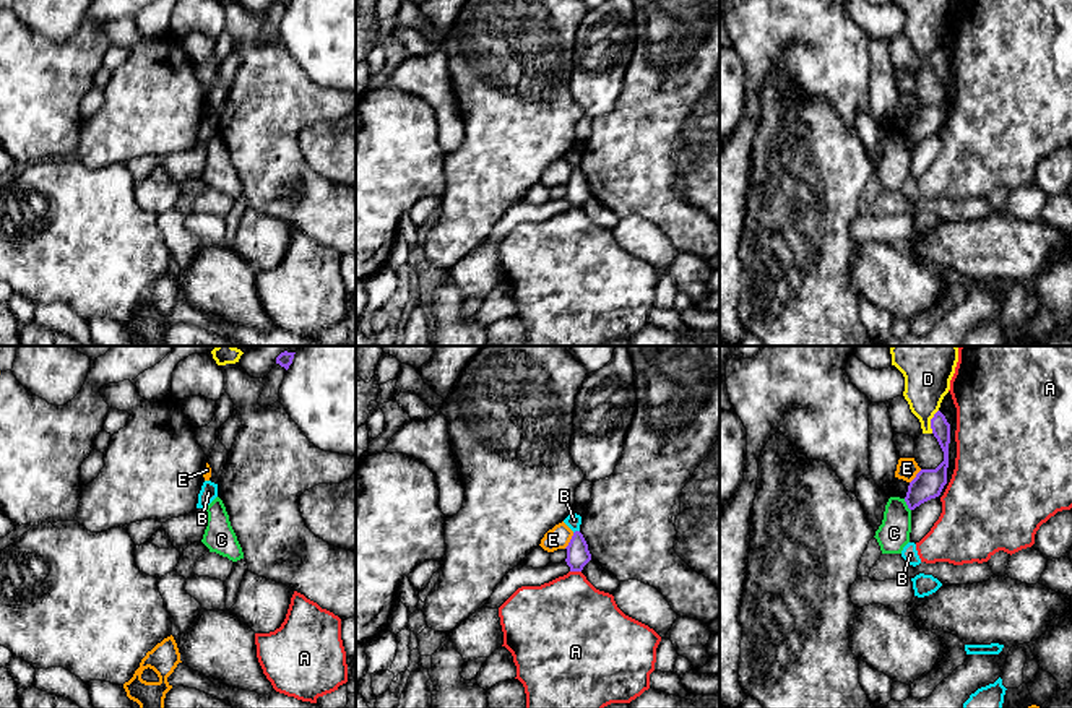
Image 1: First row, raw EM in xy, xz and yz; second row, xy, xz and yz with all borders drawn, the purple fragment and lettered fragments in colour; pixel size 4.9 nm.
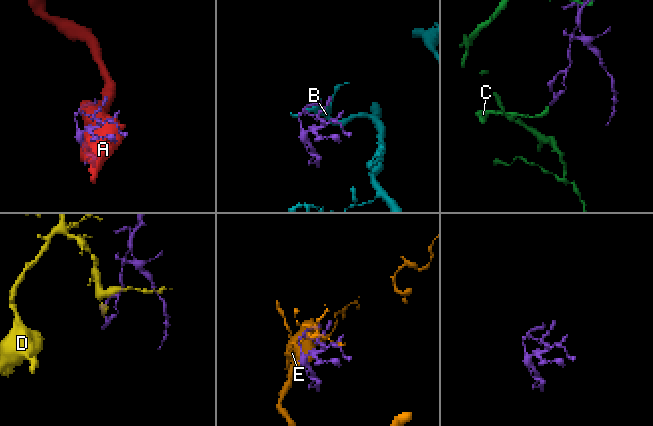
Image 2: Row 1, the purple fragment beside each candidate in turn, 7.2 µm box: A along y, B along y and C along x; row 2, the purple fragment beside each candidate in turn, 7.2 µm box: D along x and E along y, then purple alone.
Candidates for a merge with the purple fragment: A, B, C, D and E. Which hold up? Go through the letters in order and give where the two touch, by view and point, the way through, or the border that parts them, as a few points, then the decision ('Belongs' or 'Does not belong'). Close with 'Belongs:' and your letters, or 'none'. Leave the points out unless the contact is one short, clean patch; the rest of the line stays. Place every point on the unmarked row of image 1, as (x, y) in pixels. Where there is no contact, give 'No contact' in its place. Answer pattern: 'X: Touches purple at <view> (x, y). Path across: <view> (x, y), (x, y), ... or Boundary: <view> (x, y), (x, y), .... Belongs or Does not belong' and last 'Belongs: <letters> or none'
A: Touches purple at xz (575, 207). Does not belong
B: Touches purple at xz (575, 168). Boundary: xz (579, 166), (574, 169). Does not belong
C: Touches purple at yz (907, 140). Boundary: yz (903, 135), (910, 146). Does not belong
D: Touches purple at yz (931, 57). Boundary: yz (938, 46), (931, 56), (931, 69). Does not belong
E: Touches purple at xz (570, 177). Does not belong
Belongs: none

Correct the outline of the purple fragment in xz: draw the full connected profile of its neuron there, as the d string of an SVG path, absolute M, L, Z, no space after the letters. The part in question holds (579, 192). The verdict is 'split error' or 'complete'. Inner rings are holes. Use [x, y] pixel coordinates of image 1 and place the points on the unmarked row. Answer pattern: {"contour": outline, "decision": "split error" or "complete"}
{"contour": "M575 167L567 185L567 201L570 208L581 208L583 203L591 196L588 180L580 167Z", "decision": "complete"}

